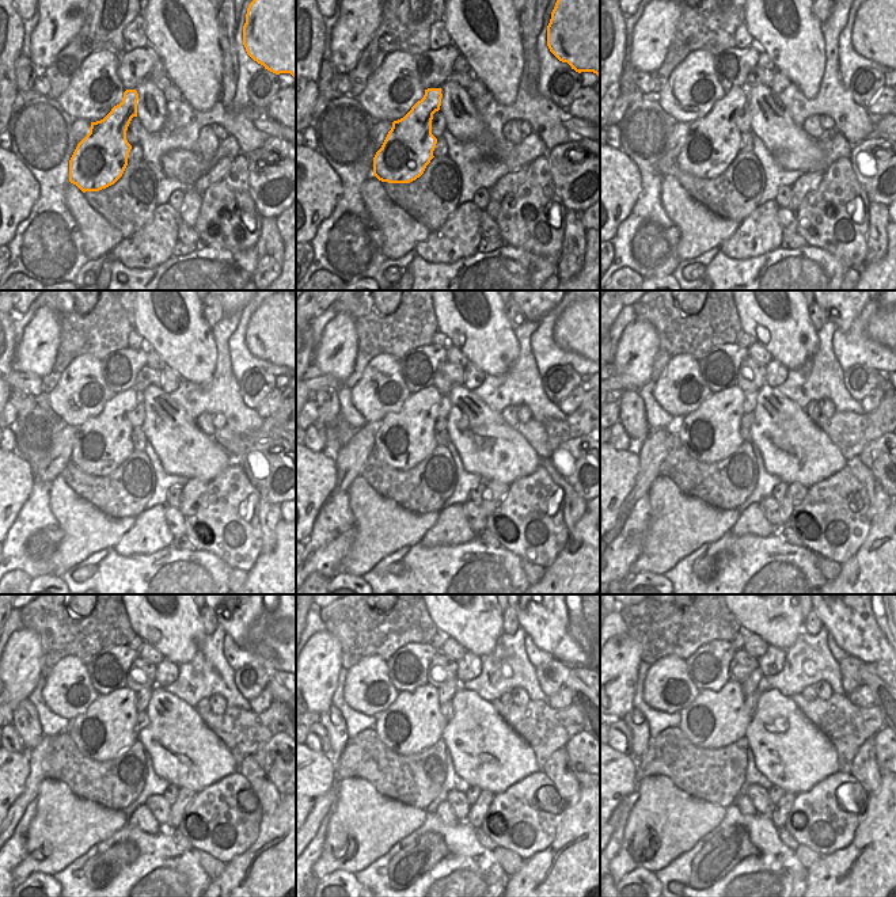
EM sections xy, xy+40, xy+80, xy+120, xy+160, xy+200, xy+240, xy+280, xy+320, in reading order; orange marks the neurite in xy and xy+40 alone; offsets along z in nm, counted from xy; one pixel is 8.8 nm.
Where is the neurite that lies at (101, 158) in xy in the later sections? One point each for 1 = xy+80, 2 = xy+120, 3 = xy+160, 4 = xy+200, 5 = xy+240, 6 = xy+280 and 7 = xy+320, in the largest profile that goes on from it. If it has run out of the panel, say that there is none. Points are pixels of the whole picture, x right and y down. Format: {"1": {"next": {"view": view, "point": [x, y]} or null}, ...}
{"1": {"next": {"view": "xy+80", "point": [714, 140]}}, "2": {"next": {"view": "xy+120", "point": [103, 443]}}, "3": {"next": {"view": "xy+160", "point": [403, 439]}}, "4": {"next": {"view": "xy+200", "point": [712, 433]}}, "5": {"next": {"view": "xy+240", "point": [106, 729]}}, "6": {"next": {"view": "xy+280", "point": [413, 722]}}, "7": {"next": {"view": "xy+320", "point": [714, 719]}}}

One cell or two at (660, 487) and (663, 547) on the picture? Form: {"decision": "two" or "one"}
{"decision": "one"}

